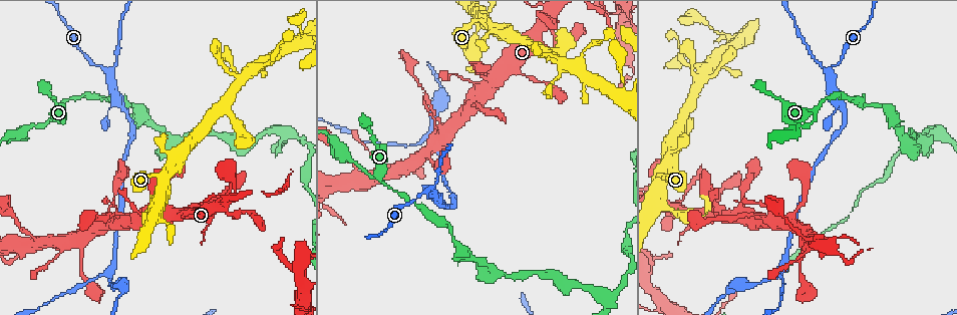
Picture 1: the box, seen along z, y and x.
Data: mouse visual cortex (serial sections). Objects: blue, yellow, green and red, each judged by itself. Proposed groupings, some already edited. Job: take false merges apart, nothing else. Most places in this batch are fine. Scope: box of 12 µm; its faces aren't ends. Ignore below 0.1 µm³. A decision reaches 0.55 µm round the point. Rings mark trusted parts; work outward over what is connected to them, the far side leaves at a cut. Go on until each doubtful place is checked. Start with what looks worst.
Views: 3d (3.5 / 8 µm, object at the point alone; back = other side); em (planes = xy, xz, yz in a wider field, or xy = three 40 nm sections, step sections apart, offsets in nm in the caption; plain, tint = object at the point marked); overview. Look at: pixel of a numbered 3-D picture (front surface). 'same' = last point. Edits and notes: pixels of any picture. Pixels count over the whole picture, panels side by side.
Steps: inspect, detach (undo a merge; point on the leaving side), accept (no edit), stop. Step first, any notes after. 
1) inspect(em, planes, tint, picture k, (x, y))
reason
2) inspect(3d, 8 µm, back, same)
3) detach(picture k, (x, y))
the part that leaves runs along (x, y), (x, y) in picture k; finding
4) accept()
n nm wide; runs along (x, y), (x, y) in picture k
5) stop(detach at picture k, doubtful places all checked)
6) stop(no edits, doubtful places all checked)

inspect(3d, 3.5 µm, picture 1, (426, 137))
arms part here

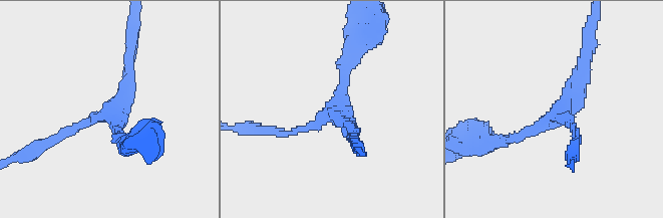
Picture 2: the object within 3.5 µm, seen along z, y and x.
accept()
runs along (586, 52), (561, 111), (504, 142) in picture 2; all the same cell

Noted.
inspect(3d, 8 µm, picture 1, (493, 271))
a narrow waist

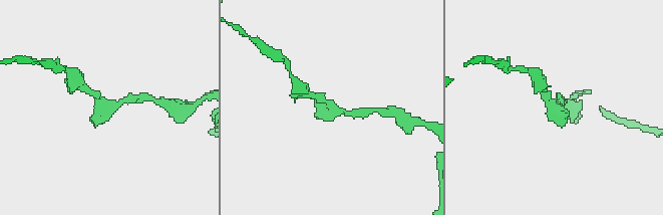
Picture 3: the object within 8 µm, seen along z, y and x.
inspect(3d, 3.5 µm, picture 3, (555, 105))

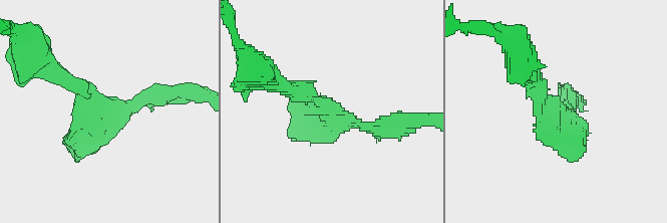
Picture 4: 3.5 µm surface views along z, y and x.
inspect(em, planes, tint, picture 4, (327, 112))

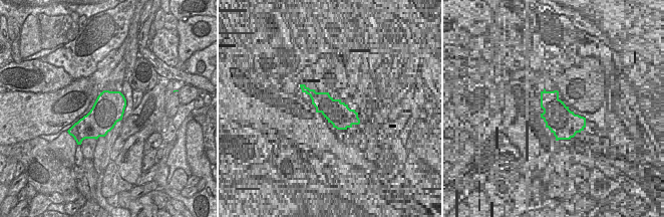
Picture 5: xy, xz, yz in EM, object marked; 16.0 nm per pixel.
accept()
500 nm wide; runs along (283, 86), (341, 120), (387, 125) in picture 4; continuous, no second cell

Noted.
inspect(em, xy, step 2, tint, picture 1, (610, 294))
thick turns thin

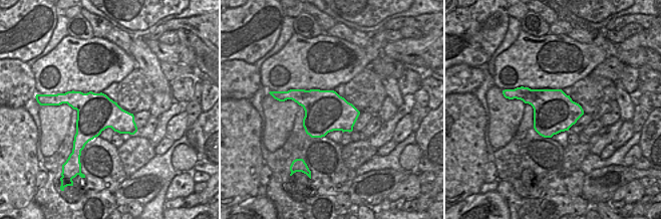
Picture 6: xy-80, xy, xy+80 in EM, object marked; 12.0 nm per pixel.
inspect(3d, 3.5 µm, same)

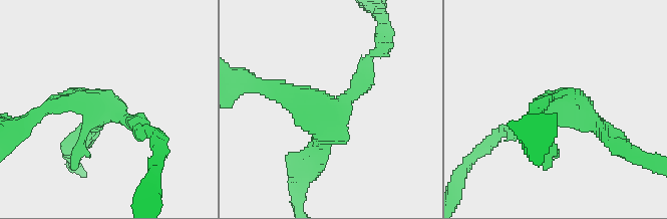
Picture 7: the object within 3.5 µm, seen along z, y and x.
accept()
runs along (44, 111), (93, 101), (139, 132) in picture 7; all the same cell

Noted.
stop(no edits, doubtful places all checked)

